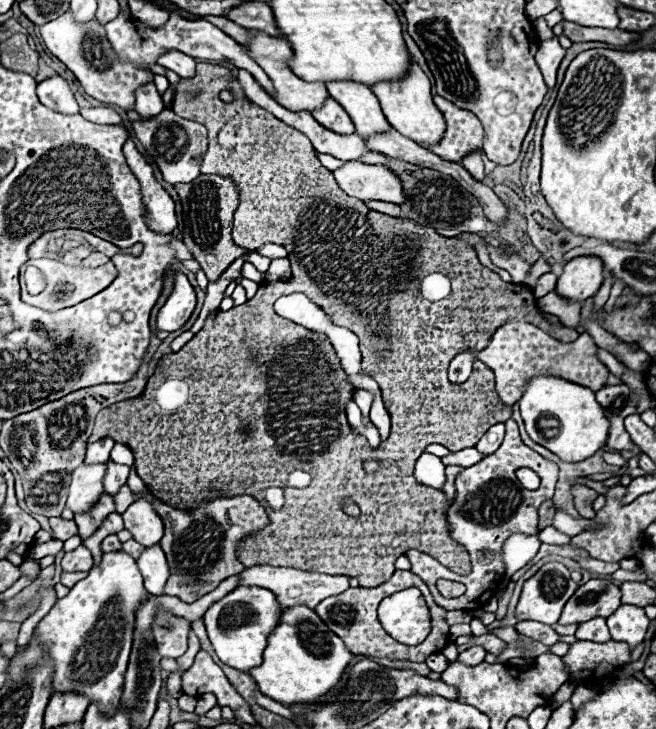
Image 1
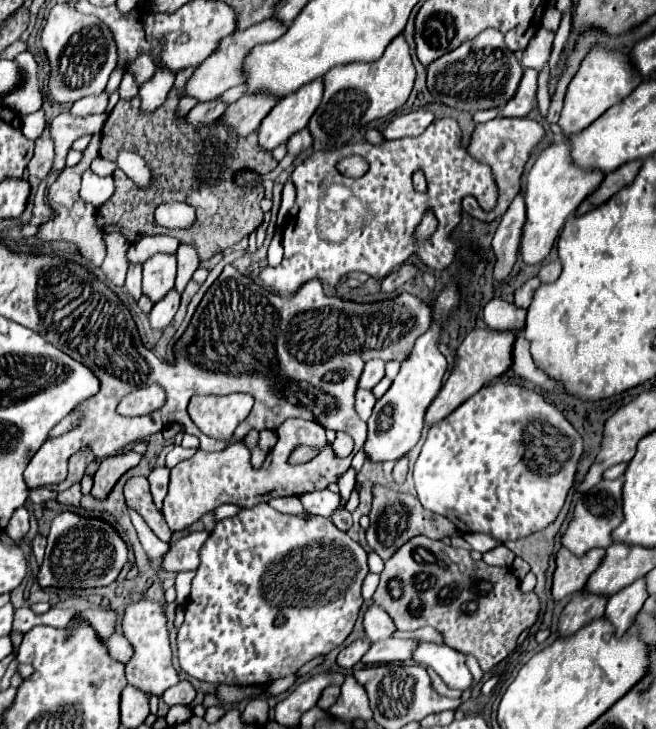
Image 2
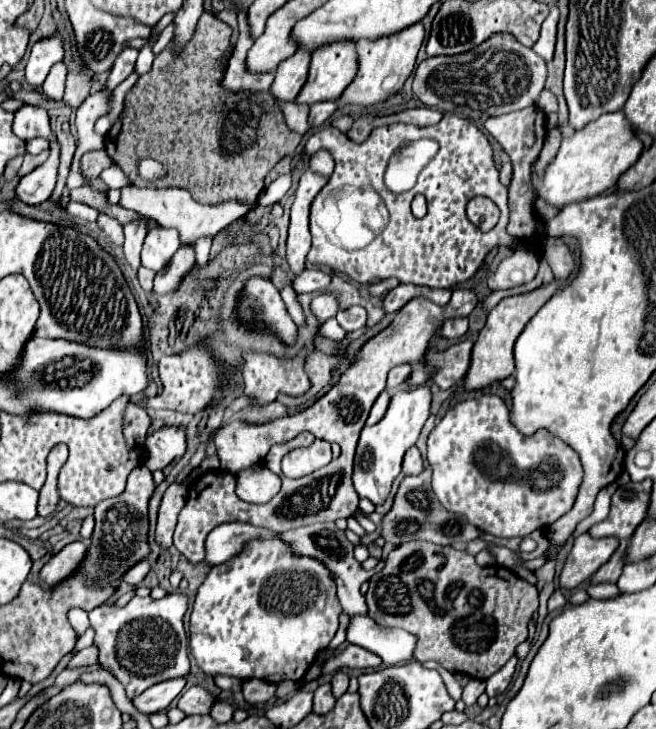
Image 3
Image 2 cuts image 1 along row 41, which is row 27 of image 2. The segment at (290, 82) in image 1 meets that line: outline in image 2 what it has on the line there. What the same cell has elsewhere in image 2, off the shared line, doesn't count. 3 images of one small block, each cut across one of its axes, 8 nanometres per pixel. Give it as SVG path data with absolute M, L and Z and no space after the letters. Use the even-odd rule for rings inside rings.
M268 18L260 24L254 24L250 28L246 28L244 32L234 32L230 36L226 36L222 42L218 42L218 50L214 54L210 54L210 58L206 58L196 70L194 74L186 80L184 88L182 88L182 94L184 96L190 96L194 98L196 102L206 102L208 98L218 98L222 92L226 92L228 88L232 86L238 86L242 84L242 60L244 56L248 54L248 50L252 50L254 46L258 44L264 44L264 42L272 42L276 40L278 36L282 36L286 32L286 26L282 26L278 20L274 18Z

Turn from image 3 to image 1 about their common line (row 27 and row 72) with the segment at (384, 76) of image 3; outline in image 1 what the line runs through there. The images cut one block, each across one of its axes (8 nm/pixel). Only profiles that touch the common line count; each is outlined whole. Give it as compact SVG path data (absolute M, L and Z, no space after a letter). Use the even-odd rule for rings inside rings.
M412 62L410 72L404 80L400 82L384 82L384 84L374 84L372 92L378 96L386 120L392 124L394 130L398 130L402 136L418 142L418 144L438 144L444 136L446 122L442 112L436 108L432 102L432 92L430 92L430 80L426 74L420 70L416 62Z

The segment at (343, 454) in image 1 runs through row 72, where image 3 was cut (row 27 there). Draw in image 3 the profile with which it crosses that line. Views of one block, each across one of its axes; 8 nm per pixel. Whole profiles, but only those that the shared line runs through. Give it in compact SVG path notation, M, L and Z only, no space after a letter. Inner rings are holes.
M202 14L192 40L186 42L178 54L170 42L154 58L152 70L148 74L142 74L132 90L128 90L124 98L122 130L116 138L114 164L118 164L128 174L134 186L186 188L192 198L202 204L218 204L228 198L254 202L264 190L264 176L280 158L292 154L300 144L302 136L286 126L282 108L276 104L276 98L270 92L232 92L222 86L222 58L230 48L230 36L232 28L228 24L220 22L214 14ZM146 156L170 156L170 174L154 182L142 180L138 176L138 162Z

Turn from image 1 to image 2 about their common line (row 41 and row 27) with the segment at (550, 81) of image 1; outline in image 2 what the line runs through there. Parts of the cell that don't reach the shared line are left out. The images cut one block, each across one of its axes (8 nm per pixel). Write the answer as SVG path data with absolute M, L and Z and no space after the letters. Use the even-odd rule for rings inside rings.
M554 8L554 10L550 10L550 12L544 12L544 16L542 16L542 26L548 28L548 30L552 30L552 32L556 32L560 20L562 20L562 12Z

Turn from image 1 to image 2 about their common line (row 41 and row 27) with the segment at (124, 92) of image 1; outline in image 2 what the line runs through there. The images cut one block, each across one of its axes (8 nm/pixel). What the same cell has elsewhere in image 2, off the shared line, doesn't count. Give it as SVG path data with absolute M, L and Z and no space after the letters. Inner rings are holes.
M54 4L42 30L42 50L50 64L48 94L58 104L96 96L104 90L116 64L116 44L112 32L96 16L86 16L68 4Z

